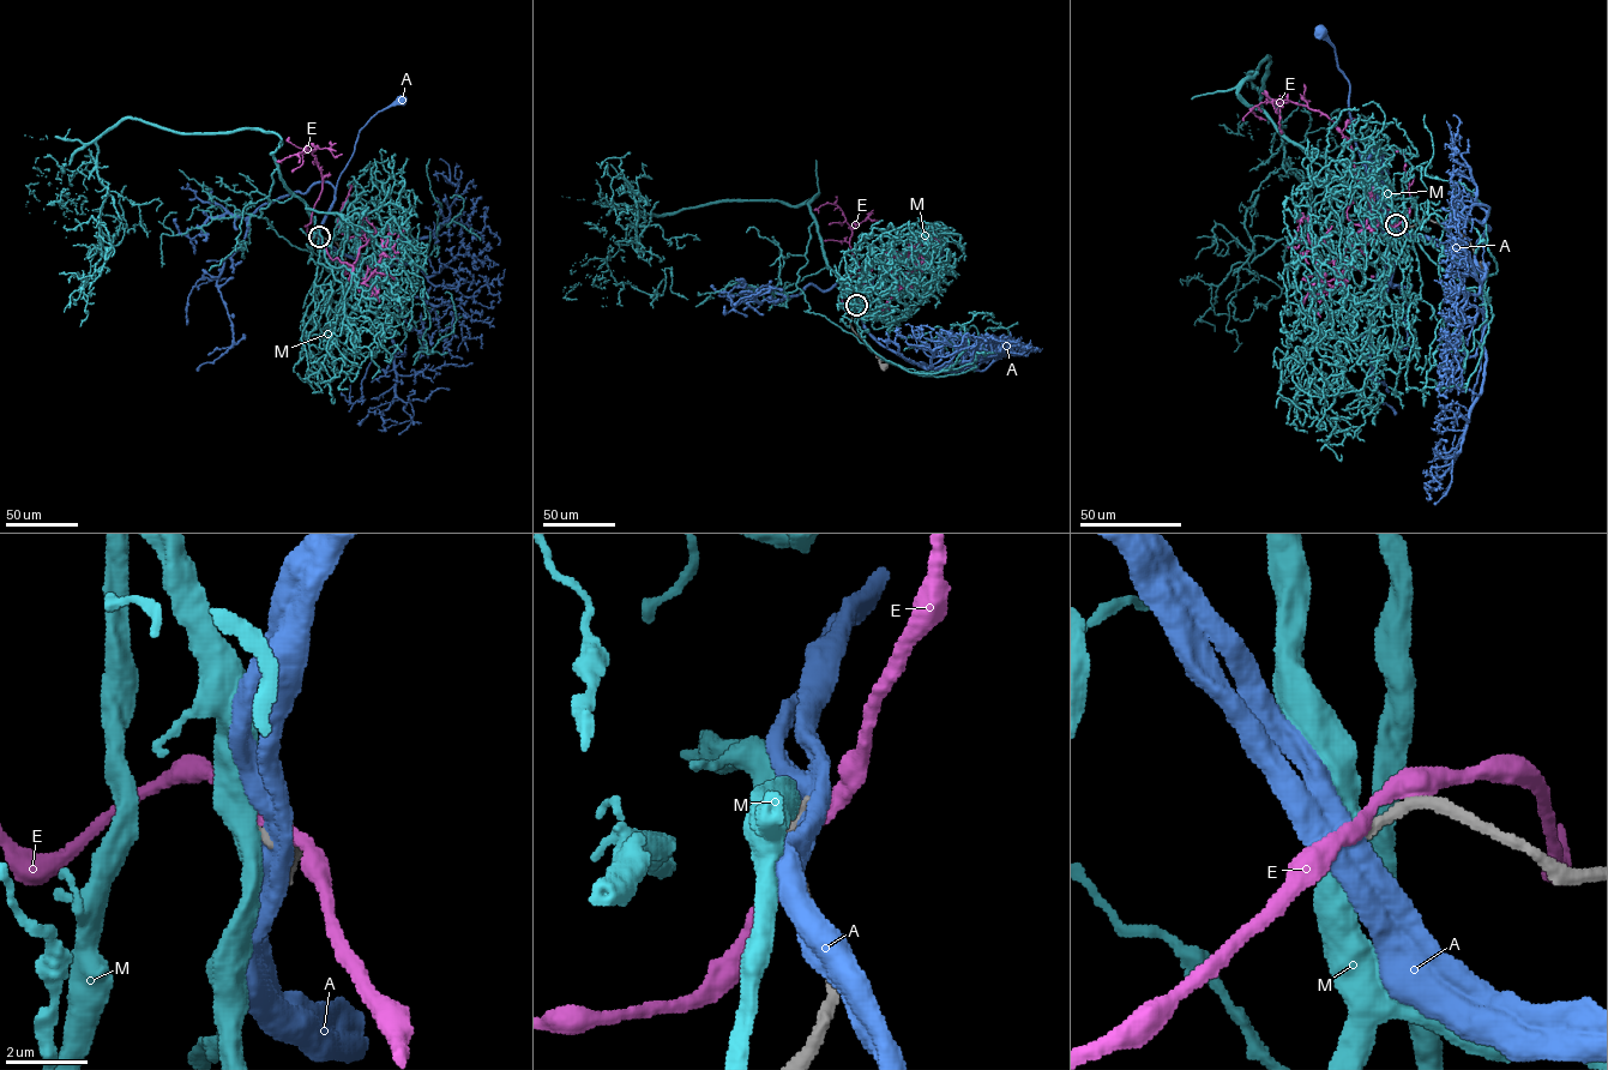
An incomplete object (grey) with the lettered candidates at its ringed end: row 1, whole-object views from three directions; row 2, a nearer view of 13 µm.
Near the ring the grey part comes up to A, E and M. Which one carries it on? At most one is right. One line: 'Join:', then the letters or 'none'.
Join: none

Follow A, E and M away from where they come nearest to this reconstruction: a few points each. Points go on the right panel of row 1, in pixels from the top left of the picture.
A: (1395, 226), (1372, 187), (1353, 134), (1348, 78), (1338, 67), (1335, 48), (1320, 32)
E: (1396, 223), (1351, 256), (1324, 262), (1318, 274), (1335, 287), (1348, 239), (1408, 217), (1410, 185), (1395, 151)
M: (1395, 224), (1373, 179), (1238, 94), (1266, 58), (1320, 234), (1380, 204), (1374, 175), (1397, 199), (1386, 226)

